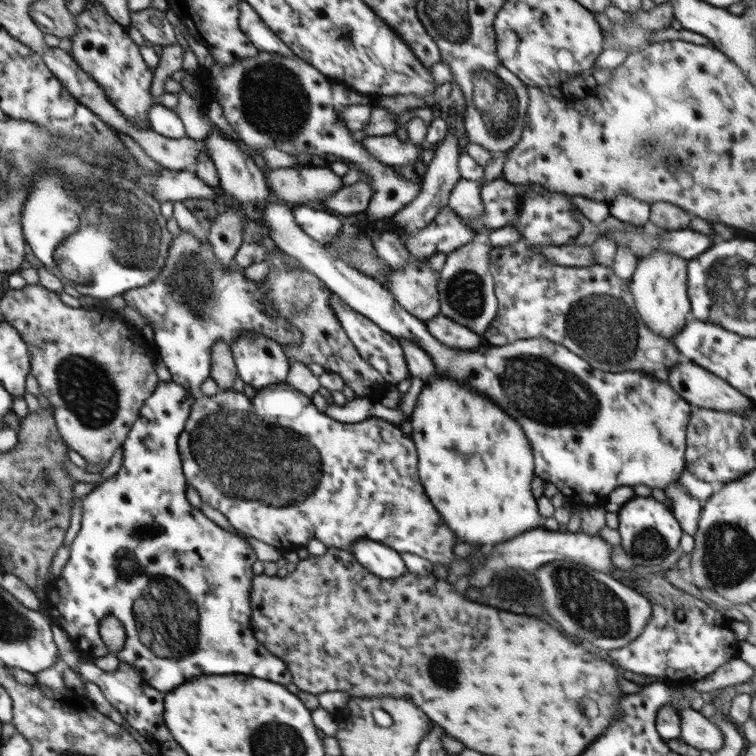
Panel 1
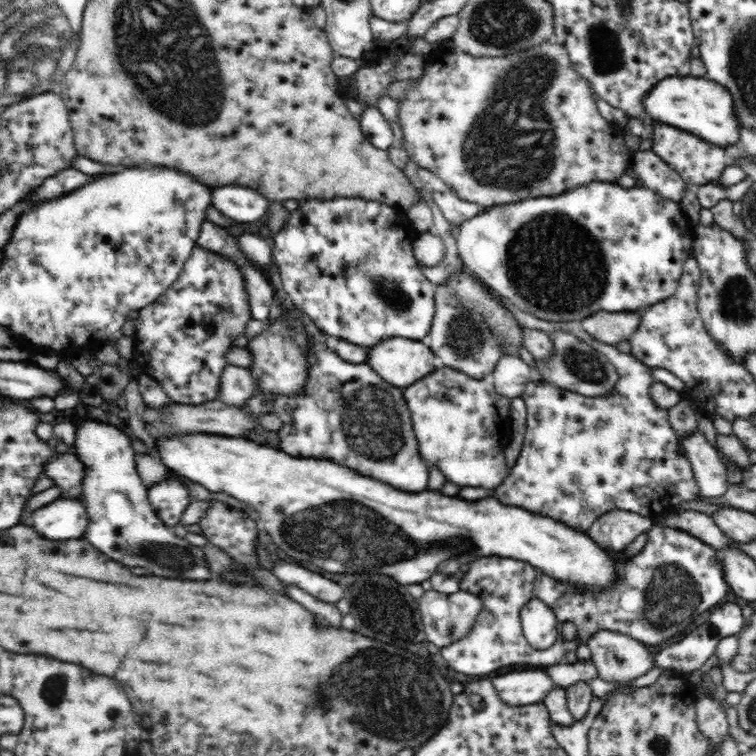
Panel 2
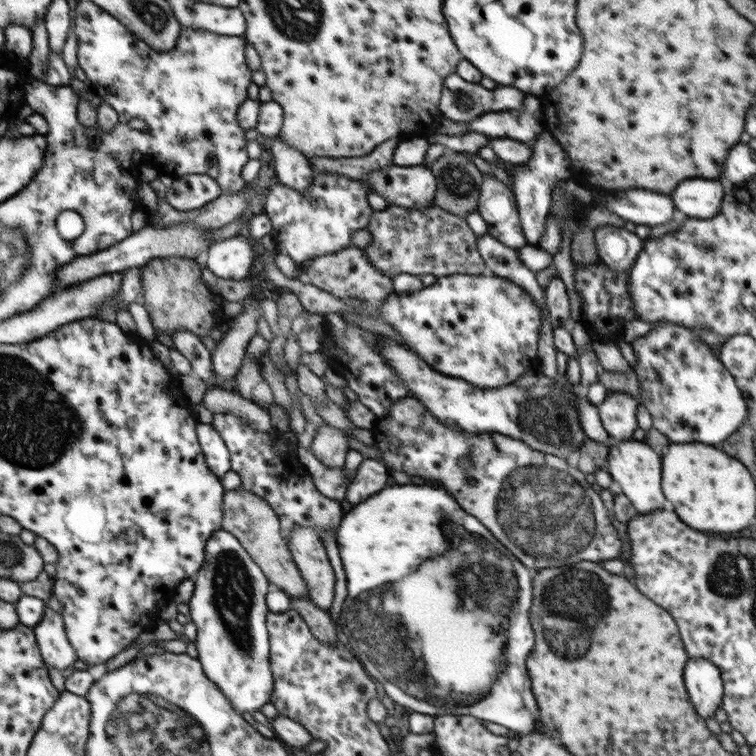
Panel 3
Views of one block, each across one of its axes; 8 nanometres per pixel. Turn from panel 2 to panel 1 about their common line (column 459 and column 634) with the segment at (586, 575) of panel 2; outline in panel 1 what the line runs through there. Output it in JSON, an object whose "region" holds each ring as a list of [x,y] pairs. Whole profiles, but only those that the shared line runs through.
{"region":[[[634,497],[618,512],[621,545],[632,557],[632,561],[640,566],[660,564],[664,558],[680,545],[683,530],[673,512],[656,498]]]}

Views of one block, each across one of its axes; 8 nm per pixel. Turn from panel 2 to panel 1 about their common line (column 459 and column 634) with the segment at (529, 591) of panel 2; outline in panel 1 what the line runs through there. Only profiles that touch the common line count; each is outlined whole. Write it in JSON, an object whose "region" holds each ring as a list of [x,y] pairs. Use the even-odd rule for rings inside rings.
{"region":[[[651,572],[645,577],[634,578],[632,585],[636,592],[644,594],[652,603],[652,616],[638,638],[634,638],[630,645],[608,652],[610,658],[616,660],[618,666],[632,670],[636,674],[650,674],[650,676],[670,680],[670,683],[666,683],[666,685],[677,684],[679,687],[686,687],[711,675],[718,667],[727,664],[733,658],[738,658],[740,641],[734,637],[733,630],[730,630],[731,620],[725,615],[687,594],[684,590],[675,587],[664,577],[664,574]],[[678,607],[682,609],[682,618],[677,618]]]}

